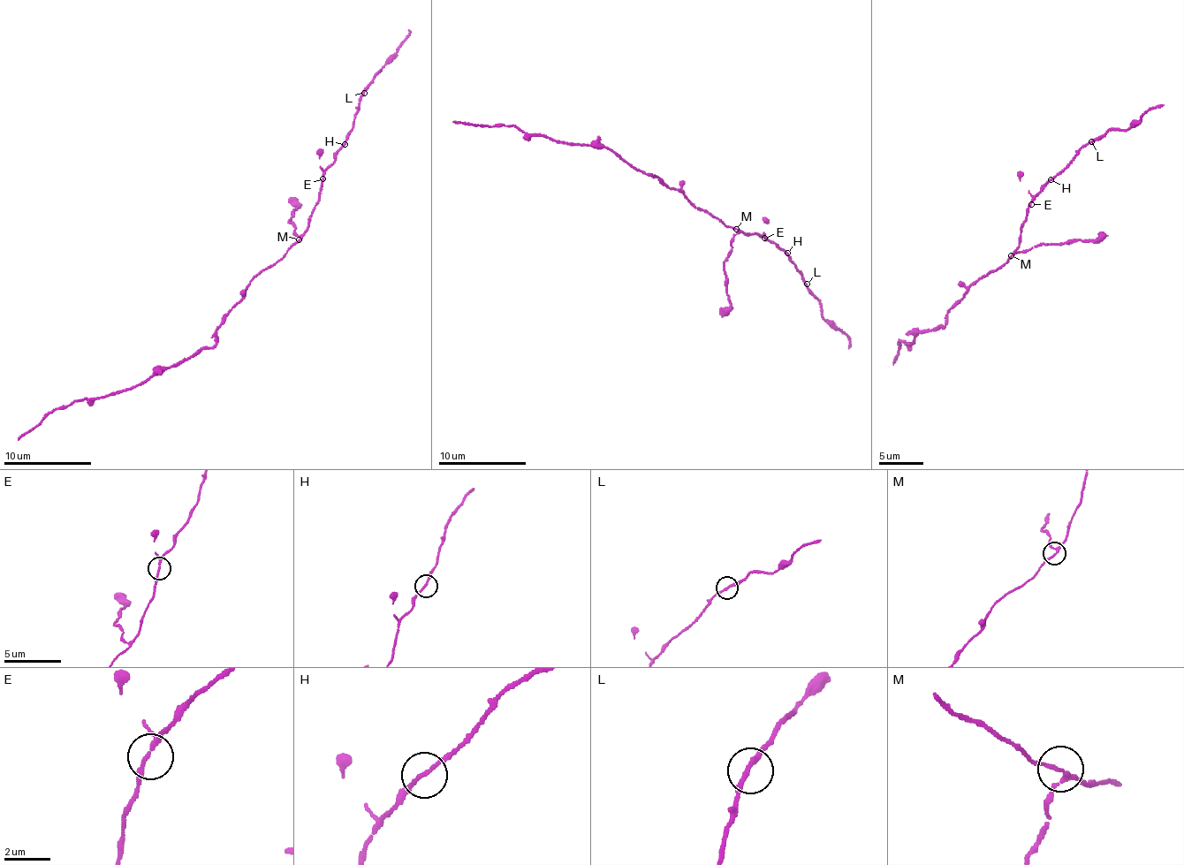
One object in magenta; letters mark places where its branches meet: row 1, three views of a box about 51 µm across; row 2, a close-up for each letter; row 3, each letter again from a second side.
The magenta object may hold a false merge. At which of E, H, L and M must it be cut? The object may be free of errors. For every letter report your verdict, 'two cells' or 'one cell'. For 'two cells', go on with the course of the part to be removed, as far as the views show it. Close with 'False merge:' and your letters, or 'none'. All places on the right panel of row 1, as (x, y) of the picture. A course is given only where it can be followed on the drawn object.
E: one cell
H: one cell
L: one cell
M: one cell
False merge: none

